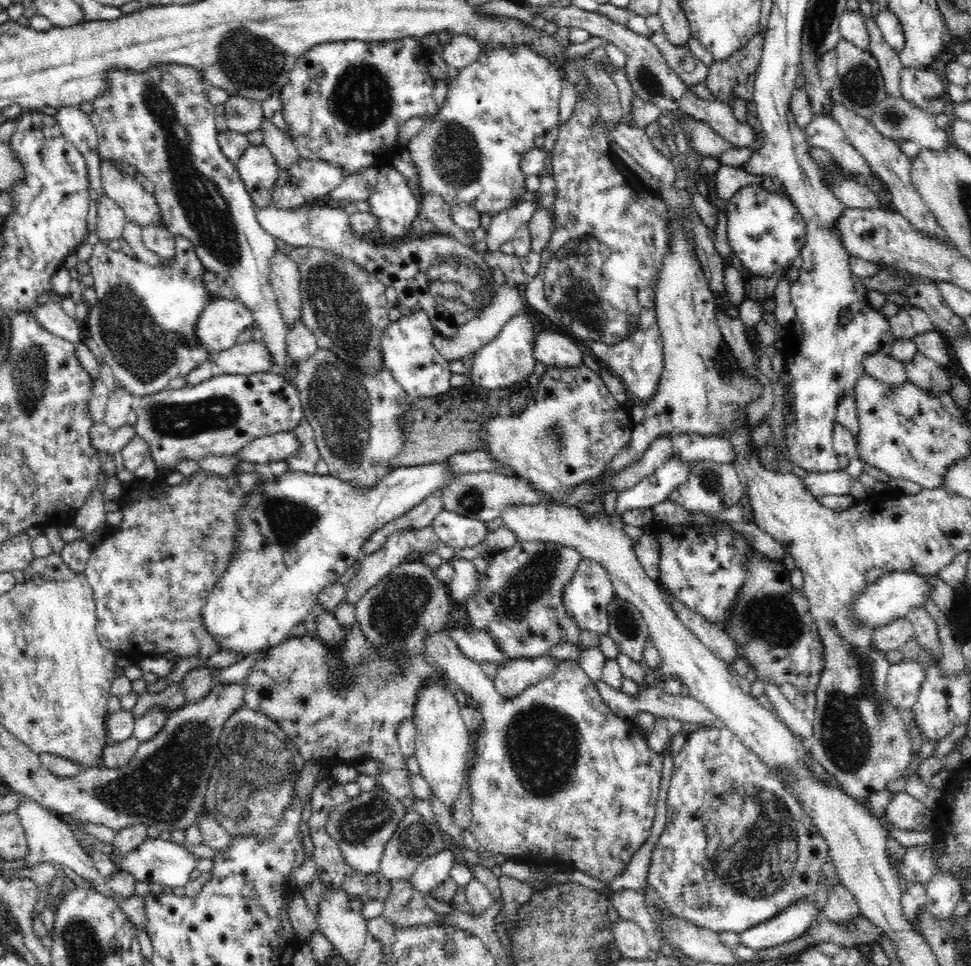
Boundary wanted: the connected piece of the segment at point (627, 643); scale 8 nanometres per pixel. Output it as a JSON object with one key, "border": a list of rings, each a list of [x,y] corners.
{"border":[[[615,596],[608,606],[608,632],[619,652],[630,656],[634,662],[643,660],[649,630],[642,614],[626,600]]]}

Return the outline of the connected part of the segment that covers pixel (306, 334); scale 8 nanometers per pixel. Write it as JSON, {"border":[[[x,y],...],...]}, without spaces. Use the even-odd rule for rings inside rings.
{"border":[[[302,319],[297,320],[293,325],[288,325],[285,339],[288,356],[294,364],[309,359],[318,350],[317,340],[314,333]]]}

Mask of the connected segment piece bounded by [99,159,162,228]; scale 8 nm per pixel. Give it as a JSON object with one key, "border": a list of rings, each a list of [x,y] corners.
{"border":[[[103,159],[99,166],[105,194],[118,203],[126,220],[140,227],[162,224],[161,209],[155,196],[146,191],[135,176],[126,176],[118,171],[116,163]]]}

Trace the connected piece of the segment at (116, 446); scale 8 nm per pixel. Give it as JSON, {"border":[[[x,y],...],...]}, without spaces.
{"border":[[[94,423],[90,426],[89,435],[94,448],[113,454],[129,443],[129,440],[136,435],[136,429],[134,425],[128,424],[112,429],[106,423]]]}

